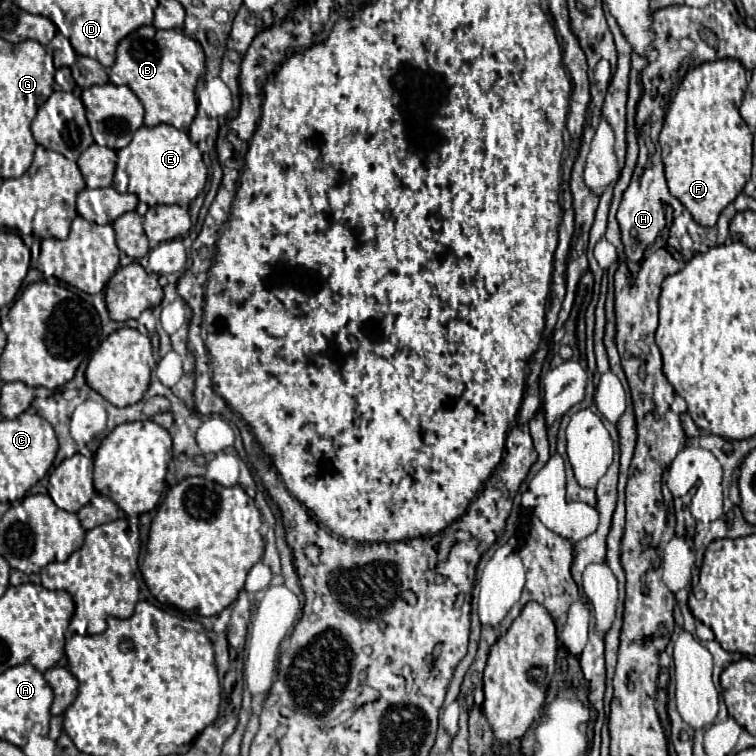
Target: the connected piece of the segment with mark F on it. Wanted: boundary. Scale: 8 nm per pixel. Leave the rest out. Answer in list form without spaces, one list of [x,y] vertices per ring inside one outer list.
[[[716,59],[712,63],[702,63],[686,73],[664,117],[660,132],[660,147],[662,161],[666,167],[664,171],[668,189],[704,227],[712,227],[716,223],[722,209],[736,199],[736,195],[744,189],[744,183],[751,177],[753,135],[738,113],[744,91],[746,91],[746,69],[740,61]]]

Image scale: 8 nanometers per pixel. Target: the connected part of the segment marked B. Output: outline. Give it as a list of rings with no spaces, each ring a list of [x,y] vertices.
[[[152,25],[132,31],[118,43],[116,63],[110,67],[108,77],[114,85],[130,87],[142,101],[146,115],[144,125],[168,123],[176,129],[186,129],[196,117],[196,81],[204,73],[204,51],[200,43],[184,35],[182,29],[160,31]]]

